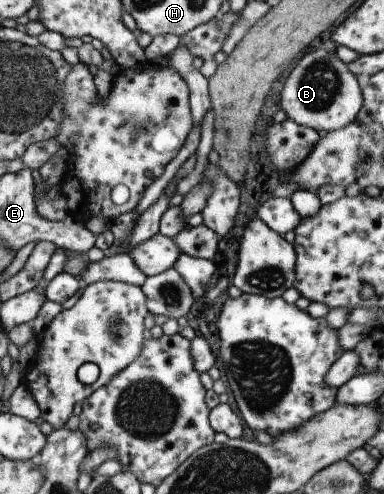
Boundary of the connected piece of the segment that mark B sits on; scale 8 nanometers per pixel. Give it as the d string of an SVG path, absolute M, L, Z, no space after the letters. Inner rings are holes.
M321 46L311 49L310 52L306 51L284 81L280 92L280 107L286 117L314 131L329 132L348 125L356 117L362 102L362 92L356 82L356 76L348 71L345 63L338 60L335 51L332 54L327 53Z

